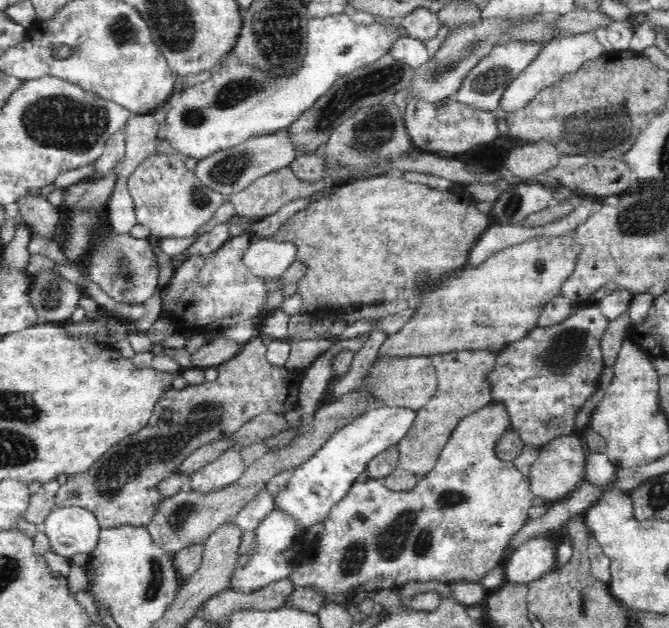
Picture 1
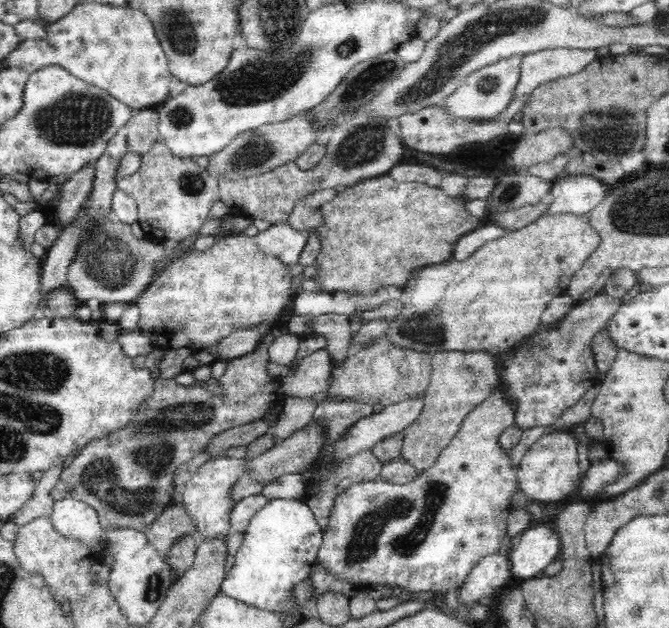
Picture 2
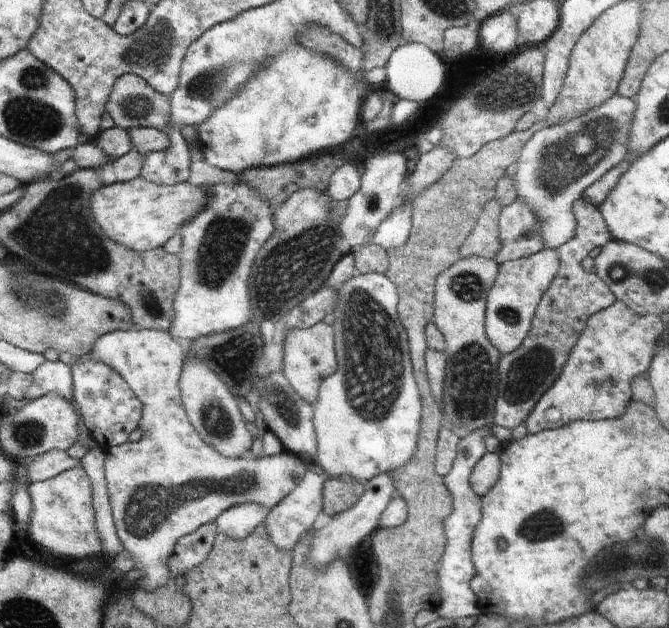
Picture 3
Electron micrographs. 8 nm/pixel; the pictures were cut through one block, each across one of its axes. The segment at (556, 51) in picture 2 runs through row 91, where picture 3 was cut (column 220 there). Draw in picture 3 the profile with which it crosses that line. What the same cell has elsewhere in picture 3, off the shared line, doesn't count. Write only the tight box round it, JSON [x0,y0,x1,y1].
[215,502,270,540]

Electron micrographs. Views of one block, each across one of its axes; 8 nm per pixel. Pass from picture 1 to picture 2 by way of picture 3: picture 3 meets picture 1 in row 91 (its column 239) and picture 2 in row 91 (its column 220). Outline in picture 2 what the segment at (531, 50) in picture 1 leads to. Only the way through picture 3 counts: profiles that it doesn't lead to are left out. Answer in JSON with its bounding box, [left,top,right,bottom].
[444,55,523,123]

